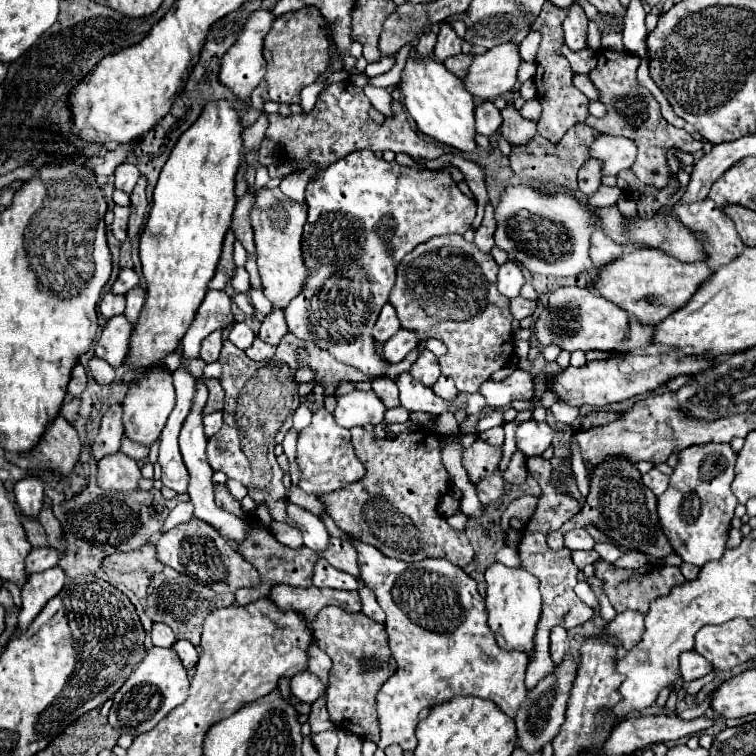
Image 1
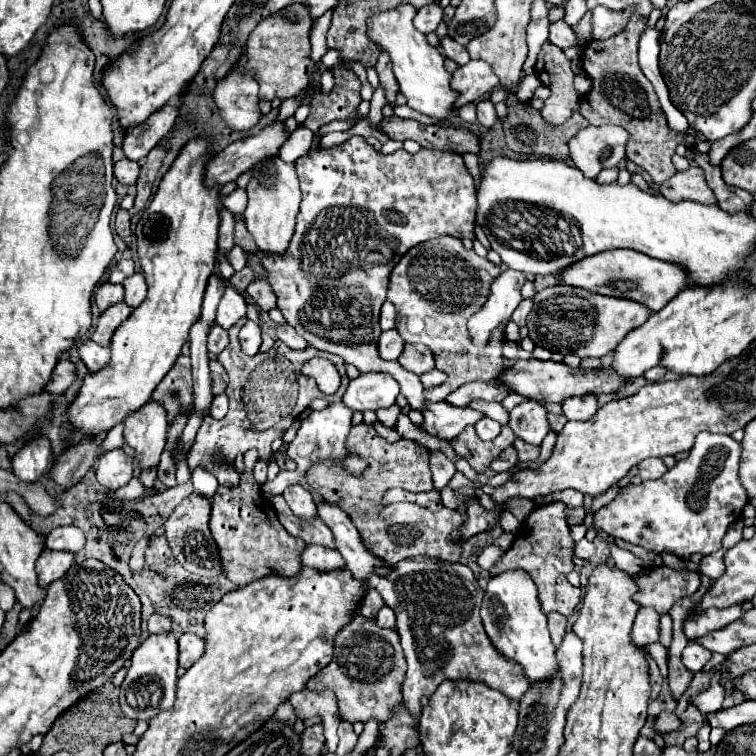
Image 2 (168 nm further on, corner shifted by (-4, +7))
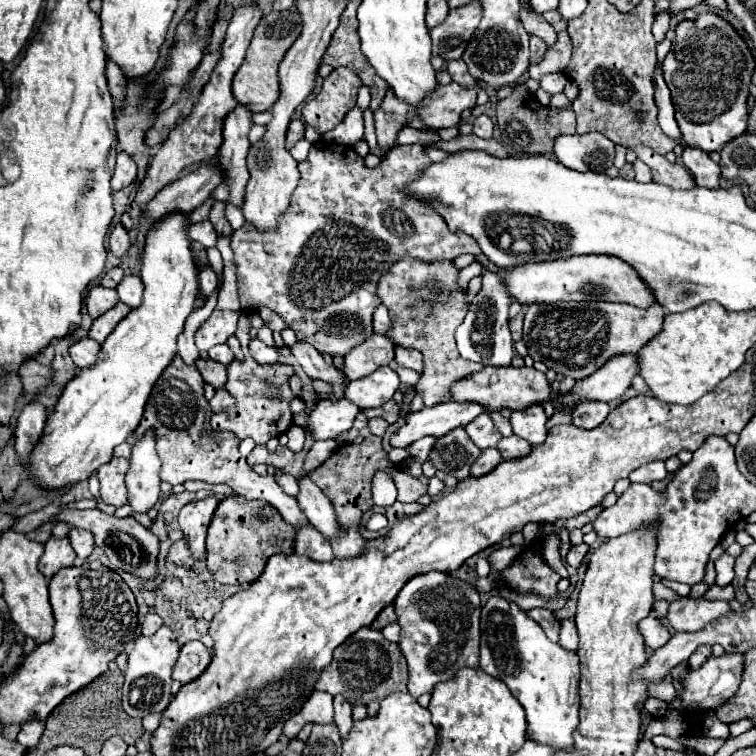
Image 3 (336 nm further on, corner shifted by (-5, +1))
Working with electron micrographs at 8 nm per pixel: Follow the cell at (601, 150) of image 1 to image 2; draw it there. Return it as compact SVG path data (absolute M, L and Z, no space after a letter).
M588 126L570 140L570 156L574 166L578 166L586 178L596 178L604 168L616 168L626 156L628 140L630 134L622 126Z

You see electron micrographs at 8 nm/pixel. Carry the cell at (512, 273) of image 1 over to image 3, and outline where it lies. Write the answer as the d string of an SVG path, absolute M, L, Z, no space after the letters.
M485 272L483 274L483 288L473 298L465 320L455 330L455 340L459 354L471 362L479 362L483 366L509 366L513 358L513 340L509 332L509 316L507 310L511 306L511 298L503 292L503 282L499 274Z

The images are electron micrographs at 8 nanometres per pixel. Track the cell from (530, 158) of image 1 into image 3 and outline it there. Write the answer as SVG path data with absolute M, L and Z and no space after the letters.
M523 82L513 86L513 94L497 104L497 126L501 132L503 146L513 156L529 156L529 154L551 154L553 138L557 134L575 134L575 112L573 110L557 110L553 106L543 106L535 96L525 88Z

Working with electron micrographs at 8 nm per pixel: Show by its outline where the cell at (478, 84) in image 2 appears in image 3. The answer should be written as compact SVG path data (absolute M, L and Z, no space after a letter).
M455 82L437 86L429 96L421 100L423 104L415 108L415 114L429 130L457 126L461 112L475 106L475 90L479 90L479 84L475 84L475 88L471 90L459 88L459 84Z

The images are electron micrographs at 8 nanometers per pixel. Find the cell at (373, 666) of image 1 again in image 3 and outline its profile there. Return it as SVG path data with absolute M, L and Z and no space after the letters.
M363 628L349 636L341 646L333 652L333 662L323 670L321 678L317 680L317 690L325 690L329 694L343 694L351 704L369 704L371 700L383 700L391 692L407 692L407 662L399 648L383 638L379 630Z

